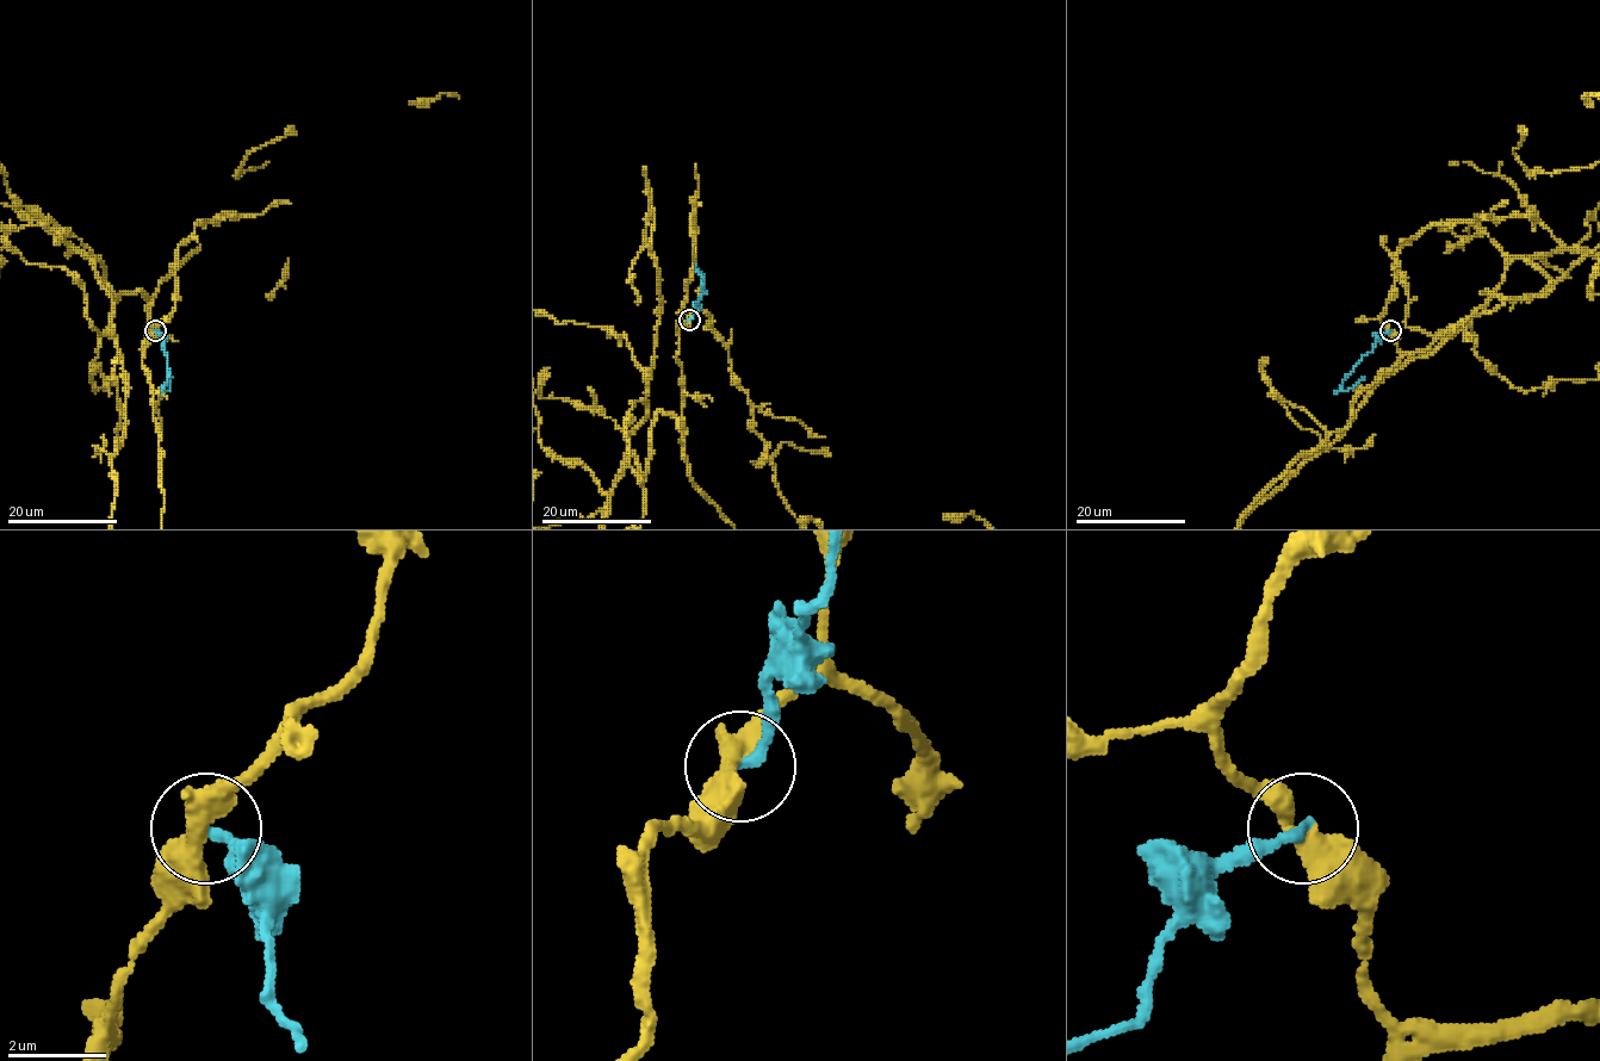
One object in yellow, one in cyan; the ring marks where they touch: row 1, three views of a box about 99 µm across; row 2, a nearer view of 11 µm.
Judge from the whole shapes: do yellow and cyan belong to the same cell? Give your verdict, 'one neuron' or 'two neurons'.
two neurons

